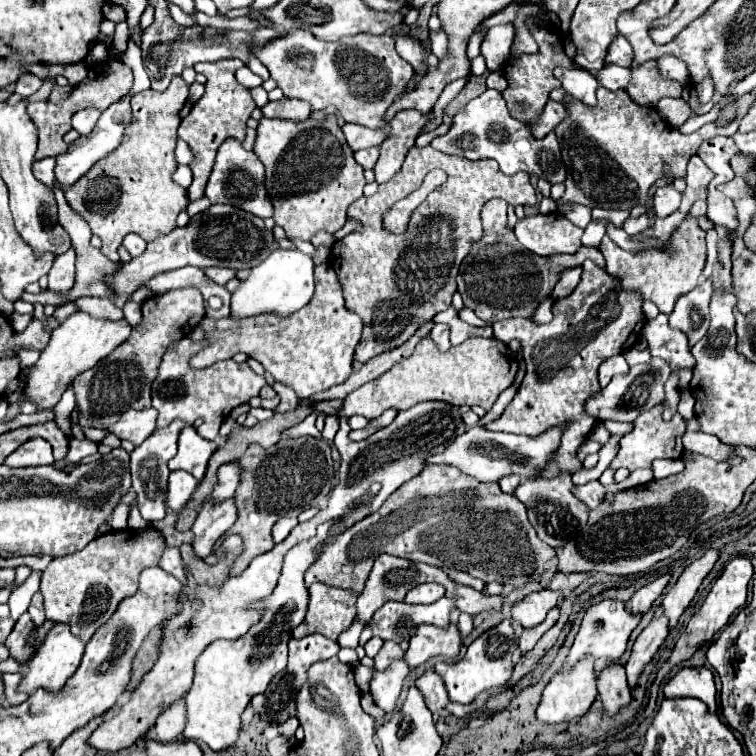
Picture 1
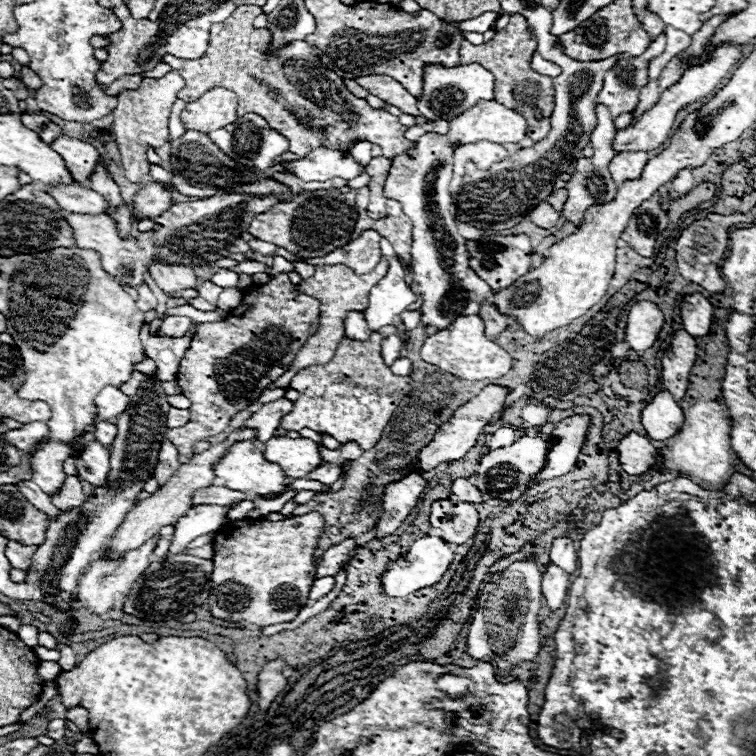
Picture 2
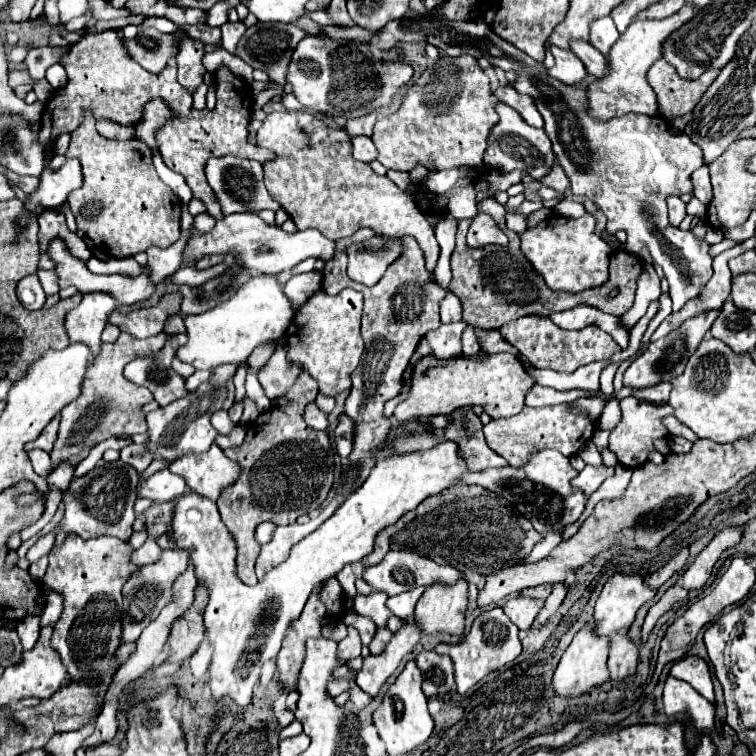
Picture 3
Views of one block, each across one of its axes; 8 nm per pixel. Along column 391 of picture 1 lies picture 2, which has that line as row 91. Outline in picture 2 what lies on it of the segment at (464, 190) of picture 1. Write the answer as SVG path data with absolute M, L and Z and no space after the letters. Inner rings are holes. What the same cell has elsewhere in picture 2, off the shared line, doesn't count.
M260 6L236 8L236 12L224 24L212 26L208 52L206 52L206 56L202 56L198 60L180 60L172 55L162 58L164 62L168 62L172 66L172 70L178 70L184 76L186 86L178 92L180 100L194 102L210 88L216 88L216 86L228 88L228 90L236 92L236 96L238 96L238 116L244 116L248 112L256 112L256 114L264 116L266 122L274 130L278 130L280 134L284 134L288 138L289 151L298 154L300 158L308 156L308 152L312 152L314 148L336 148L336 150L348 152L350 144L364 142L364 140L378 144L386 158L404 154L406 150L414 148L414 142L404 138L404 132L408 130L408 126L402 126L398 116L394 116L386 110L380 110L380 108L372 108L372 106L368 106L366 100L356 98L352 92L348 92L348 88L344 86L344 80L336 72L324 68L324 64L320 64L320 58L316 56L316 52L312 52L312 48L304 40L296 40L296 42L284 46L274 58L266 58L264 48L270 42L270 32L266 28L260 28L260 30L252 28L254 18L260 14L262 14Z

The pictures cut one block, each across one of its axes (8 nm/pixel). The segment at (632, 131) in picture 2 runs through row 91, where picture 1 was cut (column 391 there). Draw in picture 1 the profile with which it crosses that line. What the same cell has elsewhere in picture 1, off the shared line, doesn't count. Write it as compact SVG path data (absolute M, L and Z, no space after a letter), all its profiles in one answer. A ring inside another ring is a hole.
M396 660L386 672L374 672L374 678L370 682L370 692L374 696L374 702L386 714L392 714L396 710L396 700L402 692L402 684L408 672L410 670L404 660Z

